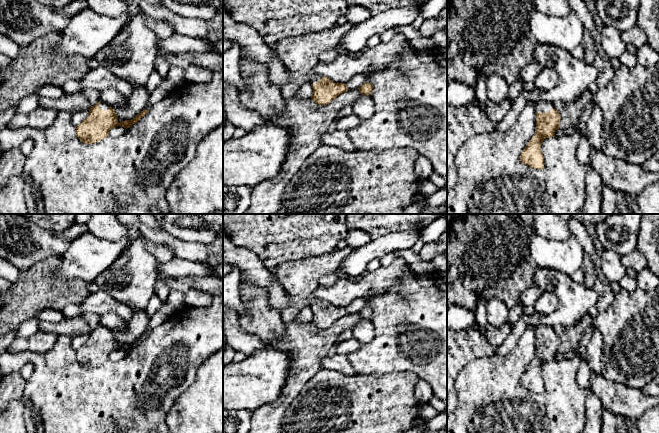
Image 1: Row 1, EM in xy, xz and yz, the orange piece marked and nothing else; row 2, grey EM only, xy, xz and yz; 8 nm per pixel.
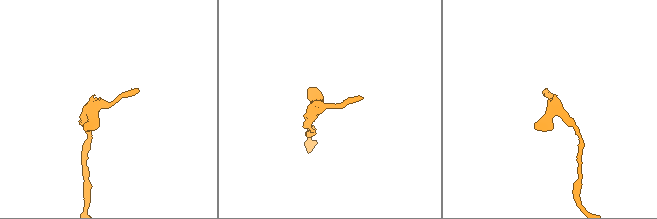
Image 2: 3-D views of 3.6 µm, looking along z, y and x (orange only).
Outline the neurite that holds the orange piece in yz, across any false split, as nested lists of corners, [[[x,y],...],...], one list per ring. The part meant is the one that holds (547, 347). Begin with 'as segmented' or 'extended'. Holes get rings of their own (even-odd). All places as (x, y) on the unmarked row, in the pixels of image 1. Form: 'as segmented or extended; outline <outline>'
extended; outline [[[546,325],[534,326],[536,333],[536,353],[532,363],[520,379],[520,385],[537,394],[544,392],[544,382],[541,375],[541,368],[544,363],[555,361],[559,353],[560,339],[553,327]]]

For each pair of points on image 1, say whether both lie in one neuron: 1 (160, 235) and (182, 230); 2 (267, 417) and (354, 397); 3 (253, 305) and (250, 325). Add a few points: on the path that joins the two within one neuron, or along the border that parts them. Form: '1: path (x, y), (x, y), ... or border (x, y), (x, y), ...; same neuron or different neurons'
1: border (163, 229), (179, 239), (191, 242); different neurons
2: border (298, 393), (286, 410), (283, 422); different neurons
3: path (254, 310), (254, 320); same neuron

